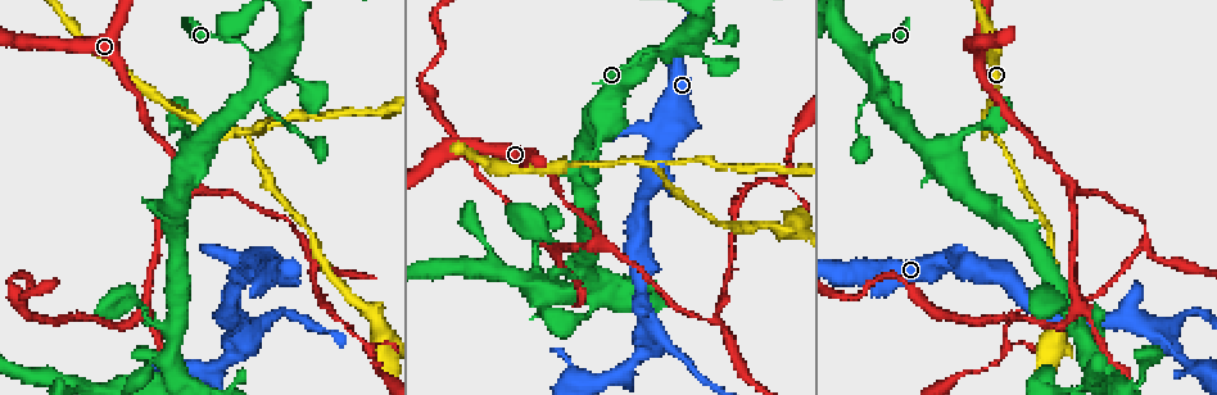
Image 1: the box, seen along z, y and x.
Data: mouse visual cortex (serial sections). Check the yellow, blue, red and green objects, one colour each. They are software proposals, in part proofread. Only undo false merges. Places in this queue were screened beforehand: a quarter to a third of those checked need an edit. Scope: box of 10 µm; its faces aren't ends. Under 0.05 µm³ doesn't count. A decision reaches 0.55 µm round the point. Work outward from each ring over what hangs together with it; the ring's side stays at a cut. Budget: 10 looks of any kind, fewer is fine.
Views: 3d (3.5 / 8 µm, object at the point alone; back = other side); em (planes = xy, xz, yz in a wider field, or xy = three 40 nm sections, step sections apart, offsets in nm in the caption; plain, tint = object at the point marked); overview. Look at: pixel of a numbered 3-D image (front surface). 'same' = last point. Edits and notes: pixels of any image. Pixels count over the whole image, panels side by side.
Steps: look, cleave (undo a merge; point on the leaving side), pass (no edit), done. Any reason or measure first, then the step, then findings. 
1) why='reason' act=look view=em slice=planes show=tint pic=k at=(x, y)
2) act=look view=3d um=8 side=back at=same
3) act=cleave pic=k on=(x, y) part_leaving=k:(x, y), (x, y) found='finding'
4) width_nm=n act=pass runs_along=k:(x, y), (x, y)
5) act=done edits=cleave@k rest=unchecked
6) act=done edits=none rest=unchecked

why='three arms meet' act=look view=3d um=8 pic=1 at=(1065, 179)

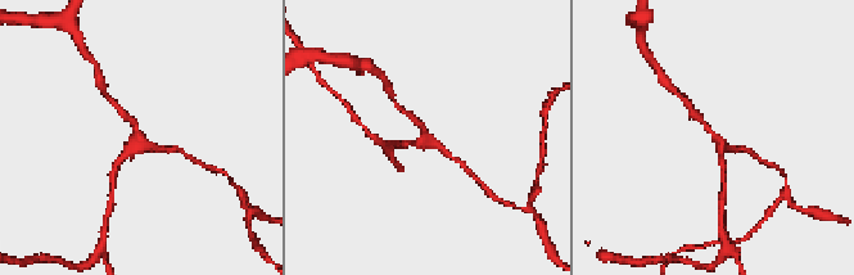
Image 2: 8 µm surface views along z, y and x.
arms=3 arm_widths_nm=150,150,200 act=look view=em slice=xy step=2 show=tint at=same

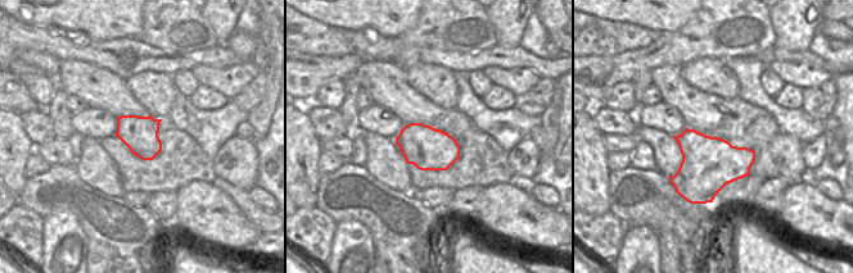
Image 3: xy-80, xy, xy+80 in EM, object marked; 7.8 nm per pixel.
act=pass runs_along=2:(694, 113), (721, 144), (724, 168) found='all the same cell'

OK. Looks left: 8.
why='thick turns thin' act=look view=3d um=3.5 pic=1 at=(717, 319)

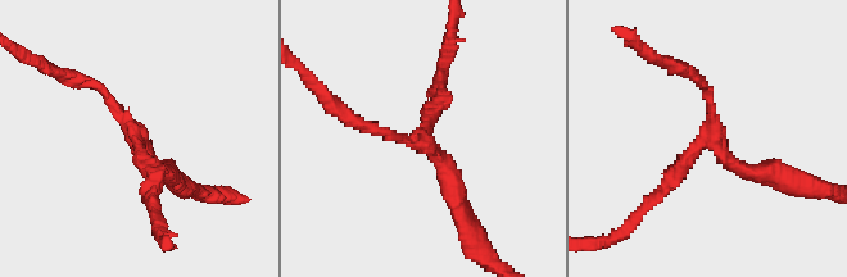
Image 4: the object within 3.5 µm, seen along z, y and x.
arms=3 arm_widths_nm=150,200,250 why='now the EM' act=look view=em slice=xy step=3 show=tint pic=4 at=(712, 135)

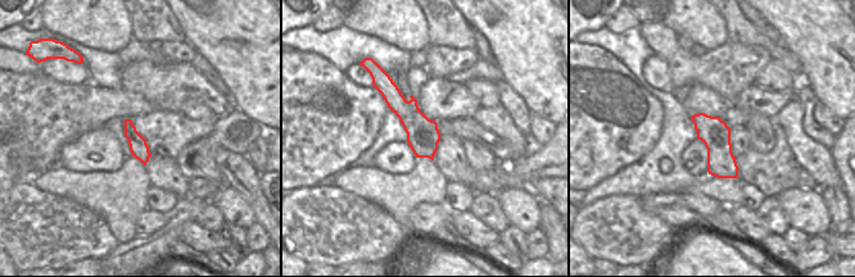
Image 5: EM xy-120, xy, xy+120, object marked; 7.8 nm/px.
act=cleave pic=4 on=(444, 95) border=5:(129, 132), (145, 144) found='two cells meet here'

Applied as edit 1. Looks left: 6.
why='three-way junction' act=look view=3d um=3.5 pic=1 at=(239, 130)

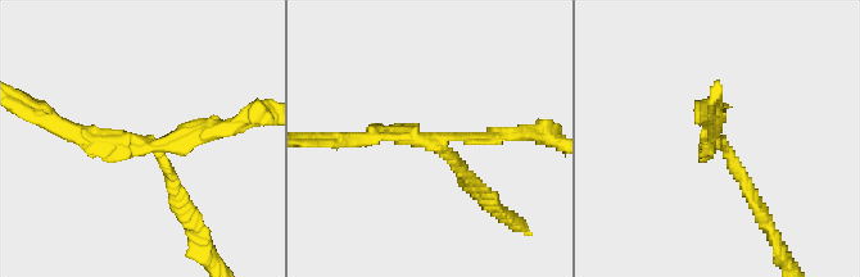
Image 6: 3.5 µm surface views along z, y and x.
arms=3 arm_widths_nm=150,150,200 act=look view=em slice=xy step=1 show=tint pic=6 at=(437, 142)

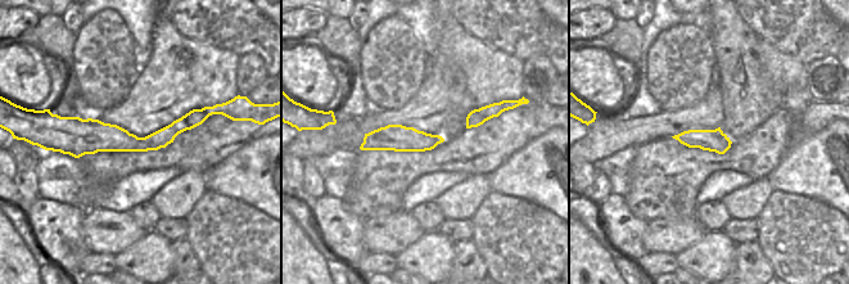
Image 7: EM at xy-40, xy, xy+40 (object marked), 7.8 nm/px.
why='another direction' act=look view=em slice=xy step=2 show=tint at=same

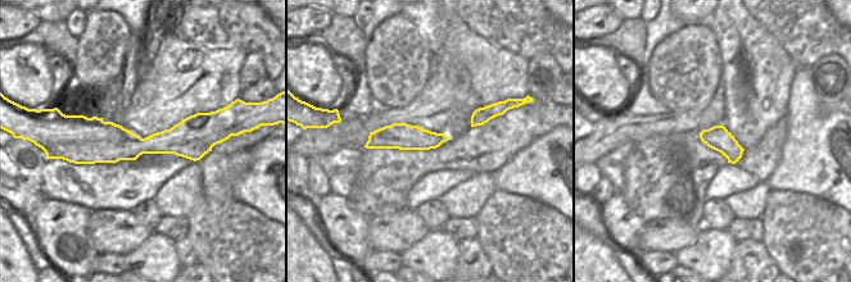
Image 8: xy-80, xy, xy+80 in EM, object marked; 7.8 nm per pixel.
act=cleave pic=6 on=(488, 137) part_leaving=6:(443, 139), (526, 132), (553, 139) found='a second cell is stuck on'

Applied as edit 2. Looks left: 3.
why='see it whole again' act=look view=overview

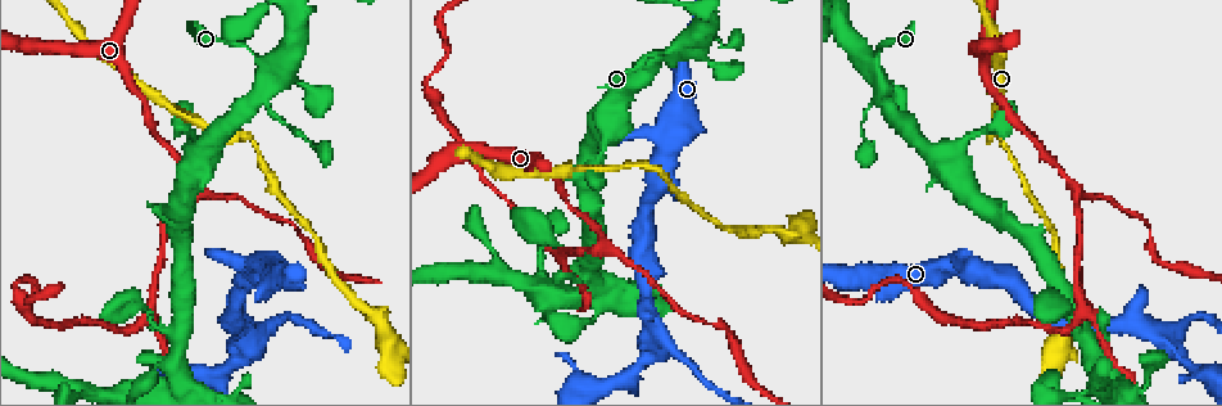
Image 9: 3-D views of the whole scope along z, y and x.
why='arms part here' act=look view=3d um=3.5 pic=9 at=(565, 255)

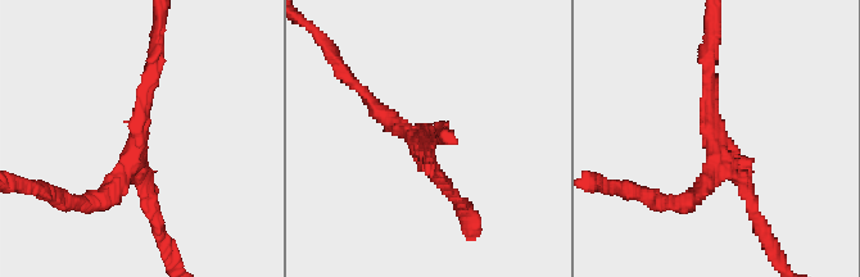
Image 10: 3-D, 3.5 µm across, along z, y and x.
arms=3 arm_widths_nm=150,150,250 why='now the EM' act=look view=em slice=xy step=3 show=tint pic=10 at=(138, 150)

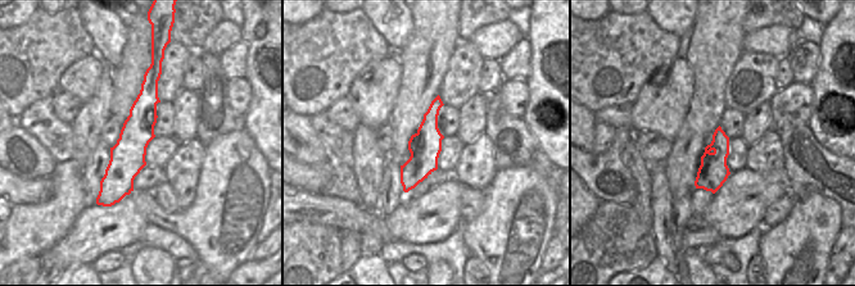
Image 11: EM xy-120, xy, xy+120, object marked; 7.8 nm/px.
act=pass runs_along=10:(157, 68), (134, 163), (86, 203) found='all the same cell'

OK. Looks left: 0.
act=done edits=cleave@4,cleave@6 rest=unchecked

